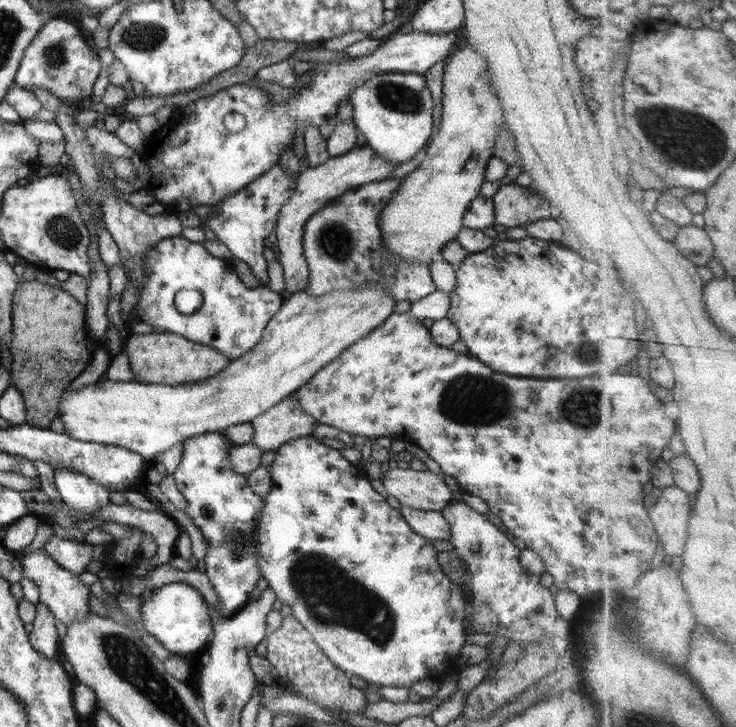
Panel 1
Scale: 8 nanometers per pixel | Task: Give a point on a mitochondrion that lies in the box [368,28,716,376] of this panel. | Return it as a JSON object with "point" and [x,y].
{"point":[392,95]}

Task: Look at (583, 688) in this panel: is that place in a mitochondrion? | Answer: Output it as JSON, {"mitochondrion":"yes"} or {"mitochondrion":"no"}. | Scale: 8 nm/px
{"mitochondrion":"no"}

